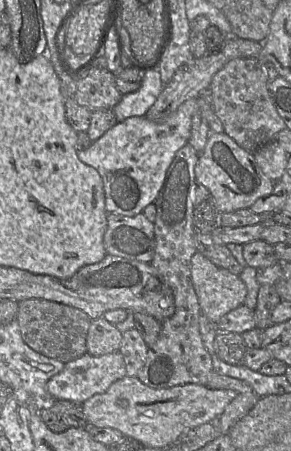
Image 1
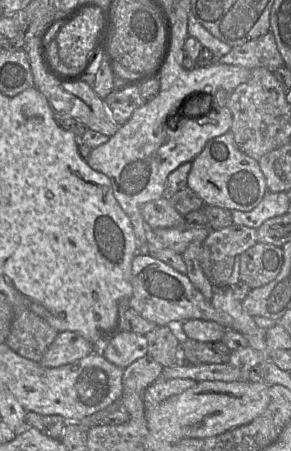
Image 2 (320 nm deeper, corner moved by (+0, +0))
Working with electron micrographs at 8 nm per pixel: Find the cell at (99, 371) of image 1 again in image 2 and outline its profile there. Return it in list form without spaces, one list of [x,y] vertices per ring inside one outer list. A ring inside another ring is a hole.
[[[121,331],[97,348],[109,362],[125,369],[147,354],[148,342],[145,335],[131,331]]]

